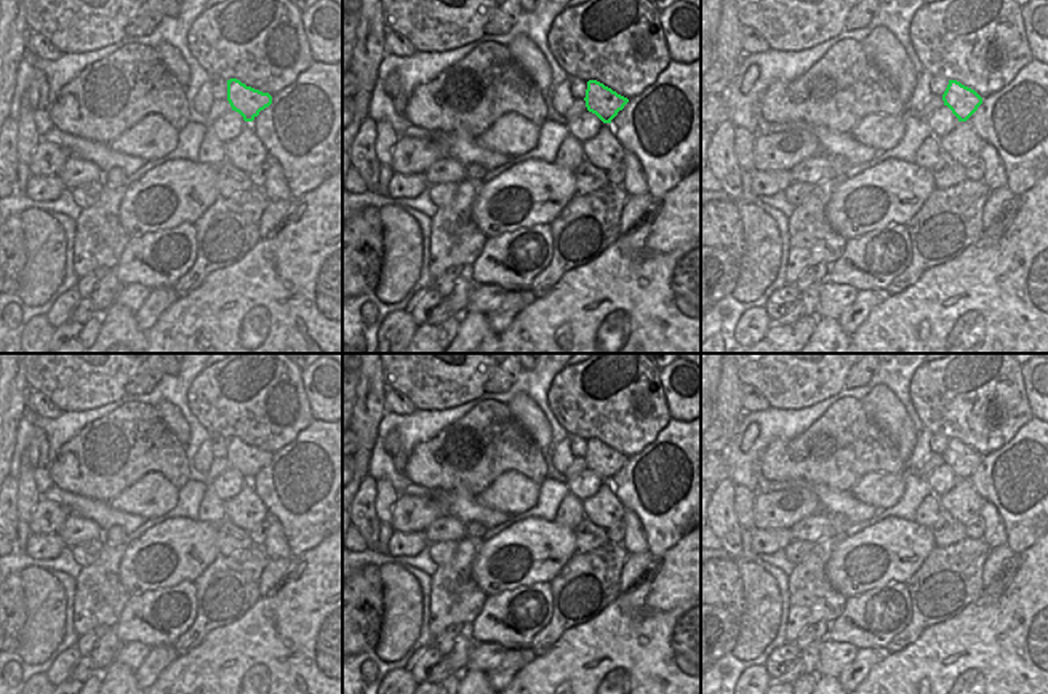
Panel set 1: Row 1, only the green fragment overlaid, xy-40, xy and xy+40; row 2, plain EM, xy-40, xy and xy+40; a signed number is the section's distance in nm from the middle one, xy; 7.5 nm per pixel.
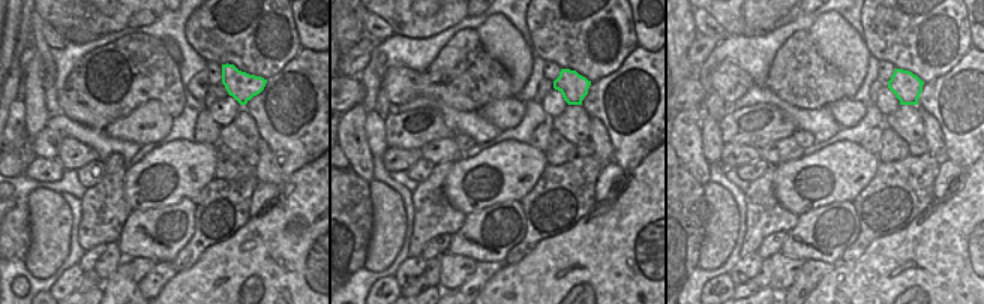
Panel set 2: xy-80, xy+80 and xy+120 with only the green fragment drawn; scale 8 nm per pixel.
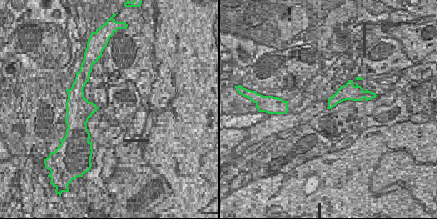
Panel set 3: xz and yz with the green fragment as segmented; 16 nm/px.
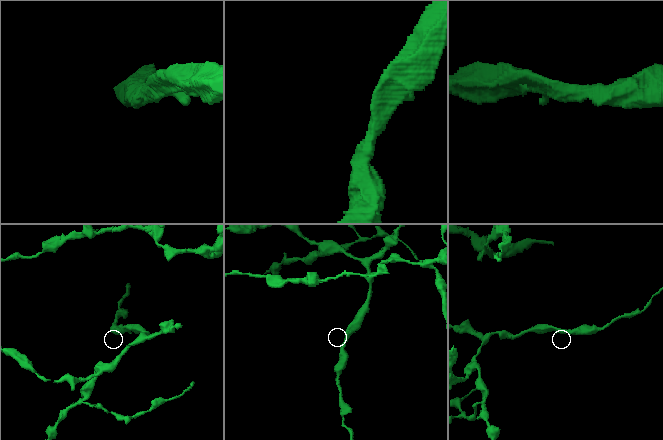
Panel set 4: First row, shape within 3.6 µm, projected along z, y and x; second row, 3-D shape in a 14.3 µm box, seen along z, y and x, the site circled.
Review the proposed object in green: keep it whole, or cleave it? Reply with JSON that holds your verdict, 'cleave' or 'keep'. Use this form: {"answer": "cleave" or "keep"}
{"answer": "keep"}

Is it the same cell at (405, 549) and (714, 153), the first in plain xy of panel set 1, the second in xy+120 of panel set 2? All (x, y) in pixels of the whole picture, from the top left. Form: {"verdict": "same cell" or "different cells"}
{"verdict": "different cells"}

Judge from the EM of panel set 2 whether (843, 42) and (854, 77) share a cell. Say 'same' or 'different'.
same

